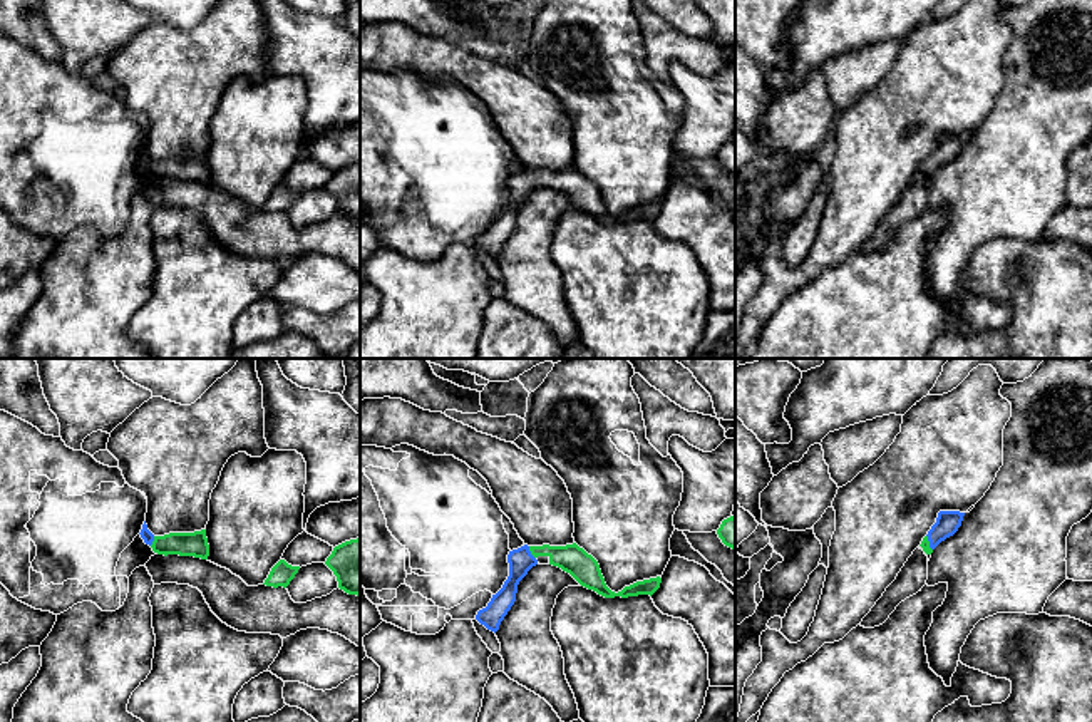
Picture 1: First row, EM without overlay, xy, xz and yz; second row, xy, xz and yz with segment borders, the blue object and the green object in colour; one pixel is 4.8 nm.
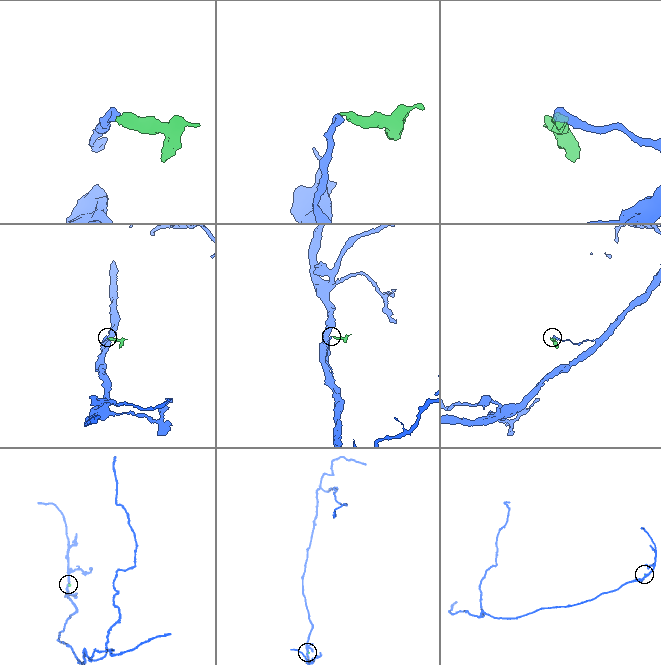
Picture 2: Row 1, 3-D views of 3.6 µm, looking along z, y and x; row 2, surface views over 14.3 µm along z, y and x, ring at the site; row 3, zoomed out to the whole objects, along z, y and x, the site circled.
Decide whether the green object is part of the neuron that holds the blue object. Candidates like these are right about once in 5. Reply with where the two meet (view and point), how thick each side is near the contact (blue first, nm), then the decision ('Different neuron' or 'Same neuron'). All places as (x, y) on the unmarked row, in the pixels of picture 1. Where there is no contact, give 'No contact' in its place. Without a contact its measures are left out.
Touches blue at xz (530, 178). Thickness 120 nm (blue) against 140 nm. Same neuron

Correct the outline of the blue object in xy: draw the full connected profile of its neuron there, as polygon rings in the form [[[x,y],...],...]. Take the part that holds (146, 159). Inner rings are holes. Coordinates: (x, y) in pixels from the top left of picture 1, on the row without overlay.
[[[144,146],[139,159],[144,164],[144,168],[149,169],[157,179],[194,181],[201,184],[208,184],[209,181],[206,154],[194,157],[169,157],[164,161],[154,161],[147,154],[147,149]]]

